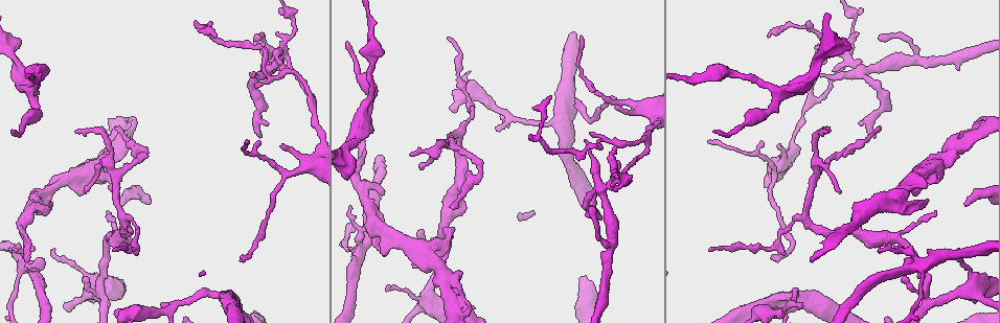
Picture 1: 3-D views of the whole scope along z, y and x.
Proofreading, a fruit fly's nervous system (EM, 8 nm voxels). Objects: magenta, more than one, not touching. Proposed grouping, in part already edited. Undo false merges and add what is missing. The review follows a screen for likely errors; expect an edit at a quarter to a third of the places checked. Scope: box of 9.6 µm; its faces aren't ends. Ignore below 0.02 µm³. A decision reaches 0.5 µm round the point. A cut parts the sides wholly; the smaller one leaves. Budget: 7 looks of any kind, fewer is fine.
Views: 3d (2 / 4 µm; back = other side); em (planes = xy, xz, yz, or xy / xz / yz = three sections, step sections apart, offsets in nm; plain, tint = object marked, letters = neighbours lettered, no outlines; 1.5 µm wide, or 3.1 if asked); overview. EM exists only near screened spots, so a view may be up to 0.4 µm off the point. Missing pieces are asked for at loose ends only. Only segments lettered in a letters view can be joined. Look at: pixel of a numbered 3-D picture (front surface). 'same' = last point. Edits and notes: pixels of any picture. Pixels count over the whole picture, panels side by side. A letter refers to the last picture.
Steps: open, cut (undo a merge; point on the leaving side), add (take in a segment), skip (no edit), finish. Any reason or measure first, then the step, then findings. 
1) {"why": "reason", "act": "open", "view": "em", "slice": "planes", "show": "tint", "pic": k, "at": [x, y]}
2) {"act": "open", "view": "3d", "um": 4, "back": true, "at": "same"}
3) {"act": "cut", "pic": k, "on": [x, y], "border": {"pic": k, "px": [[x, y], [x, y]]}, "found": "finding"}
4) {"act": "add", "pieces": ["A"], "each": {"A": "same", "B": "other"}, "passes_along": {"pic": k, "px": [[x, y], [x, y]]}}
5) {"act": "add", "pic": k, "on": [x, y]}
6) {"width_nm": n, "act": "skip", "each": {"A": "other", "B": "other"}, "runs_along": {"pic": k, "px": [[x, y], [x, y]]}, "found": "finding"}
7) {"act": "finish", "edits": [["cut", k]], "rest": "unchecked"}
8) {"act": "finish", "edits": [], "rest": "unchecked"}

{"why": "free end", "act": "open", "view": "3d", "um": 2, "pic": 1, "at": [363, 141]}

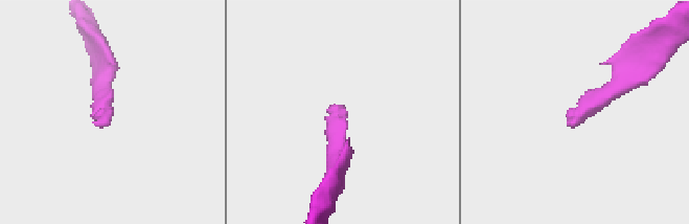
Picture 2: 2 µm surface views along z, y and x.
{"act": "open", "view": "em", "slice": "yz", "step": 4, "show": "tint", "pic": 2, "at": [329, 108]}

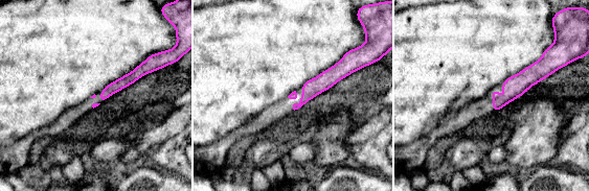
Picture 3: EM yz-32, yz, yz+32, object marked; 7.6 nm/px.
{"why": "cut it another way", "act": "open", "view": "em", "slice": "planes", "show": "letters", "at": "same"}

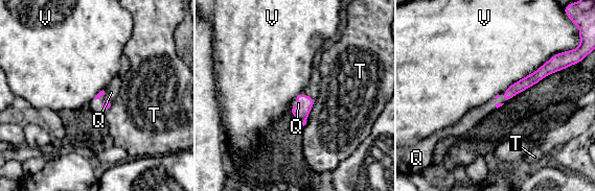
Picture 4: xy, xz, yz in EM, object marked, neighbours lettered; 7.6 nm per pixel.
{"act": "add", "pieces": ["Q"], "each": {"Q": "same", "T": "other", "V": "other"}, "found": "it goes on there"}

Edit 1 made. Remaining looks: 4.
{"why": "an open end", "act": "open", "view": "em", "slice": "planes", "show": "letters", "pic": 1, "at": [108, 212]}

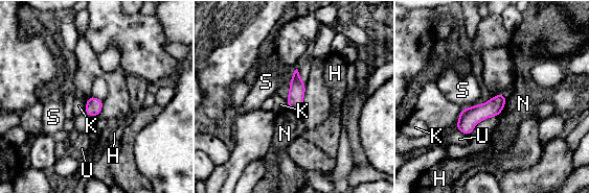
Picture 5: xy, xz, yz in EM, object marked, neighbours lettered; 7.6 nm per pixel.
{"longest_contact_nm": ["N", 160], "act": "skip", "each": {"H": "other", "K": "other", "N": "other", "S": "other", "U": "other"}, "border": {"pic": 5, "px": [[86, 104], [84, 112]]}, "found": "none of them fits"}

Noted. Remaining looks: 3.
{"why": "long arm stops here", "act": "open", "view": "em", "slice": "planes", "show": "letters", "pic": 1, "at": [347, 44]}

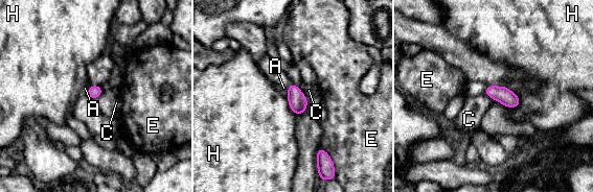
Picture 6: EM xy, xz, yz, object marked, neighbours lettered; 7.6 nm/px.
{"act": "skip", "each": {"A": "other", "C": "other", "E": "other", "H": "other"}, "border": {"pic": 6, "px": [[296, 86], [306, 98]]}, "found": "no lettered segment goes on from it"}

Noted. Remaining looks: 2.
{"act": "finish", "edits": [["add", 4]], "rest": "unchecked"}

